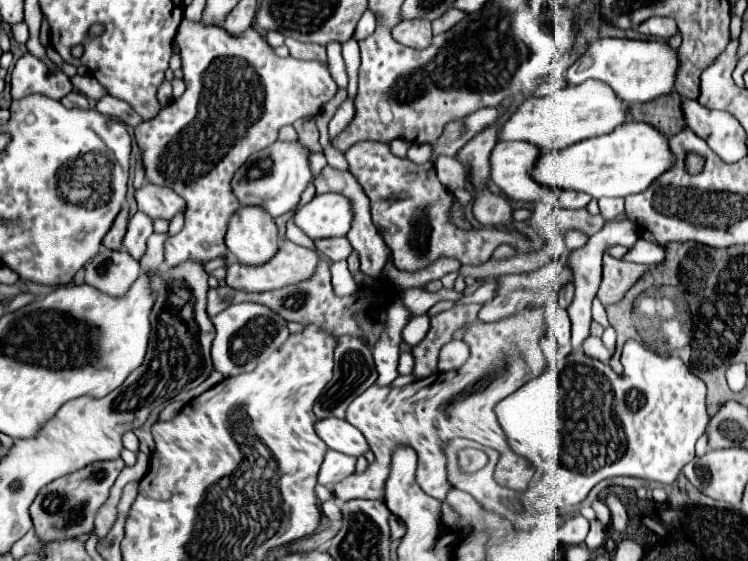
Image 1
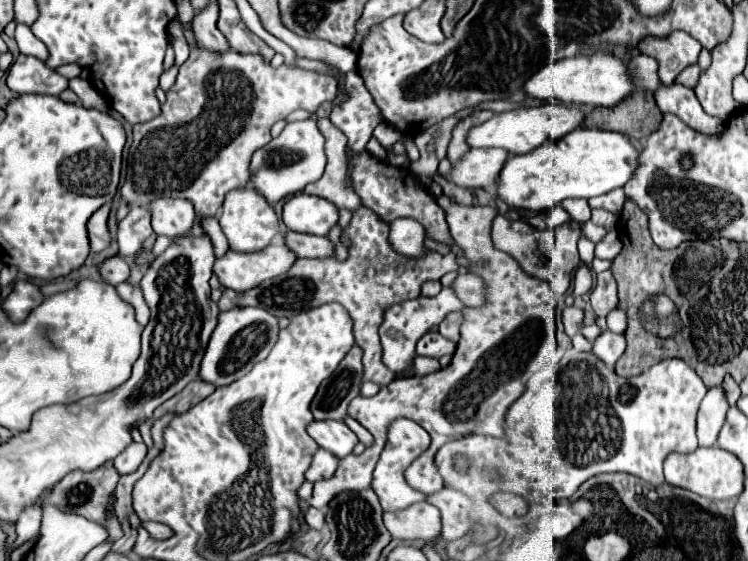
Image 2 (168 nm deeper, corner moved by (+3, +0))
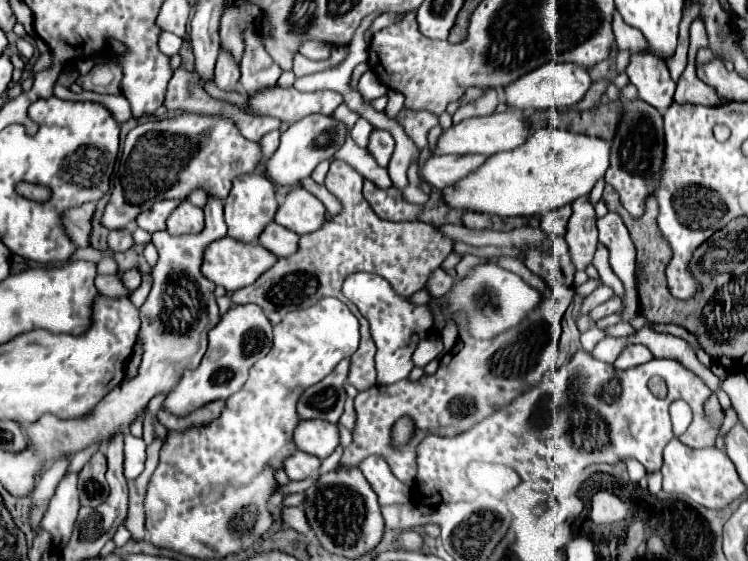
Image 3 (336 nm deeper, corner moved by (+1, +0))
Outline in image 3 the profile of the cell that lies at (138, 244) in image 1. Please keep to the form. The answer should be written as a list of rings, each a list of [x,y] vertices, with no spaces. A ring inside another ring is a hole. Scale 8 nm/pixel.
[[[162,200],[156,202],[150,210],[144,210],[138,218],[136,218],[136,226],[154,234],[158,230],[166,228],[166,218],[170,216],[170,212],[178,206],[180,202],[170,202],[170,200]]]

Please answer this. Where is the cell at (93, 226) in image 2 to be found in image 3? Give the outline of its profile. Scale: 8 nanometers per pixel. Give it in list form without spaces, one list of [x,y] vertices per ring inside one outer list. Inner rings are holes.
[[[88,202],[86,206],[78,206],[78,210],[70,210],[70,214],[66,214],[66,228],[70,230],[70,238],[72,242],[76,242],[78,248],[90,246],[94,212],[96,212],[96,204]]]

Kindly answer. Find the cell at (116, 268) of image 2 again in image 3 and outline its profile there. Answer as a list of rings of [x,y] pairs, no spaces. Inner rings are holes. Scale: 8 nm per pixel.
[[[136,268],[126,270],[120,278],[122,278],[122,282],[124,282],[124,286],[126,286],[128,290],[136,290],[136,288],[140,286],[140,282],[142,282],[142,276],[140,276],[140,272],[138,272]]]

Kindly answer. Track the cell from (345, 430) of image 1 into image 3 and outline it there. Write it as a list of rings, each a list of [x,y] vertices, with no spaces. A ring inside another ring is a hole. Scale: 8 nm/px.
[[[302,420],[294,432],[294,442],[298,450],[324,460],[340,446],[340,432],[338,426],[328,420]]]

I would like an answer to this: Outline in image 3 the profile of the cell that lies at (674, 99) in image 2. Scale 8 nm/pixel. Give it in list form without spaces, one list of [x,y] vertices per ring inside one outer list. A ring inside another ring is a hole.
[[[636,54],[630,58],[626,74],[638,88],[640,98],[656,110],[664,112],[674,102],[676,82],[670,78],[670,72],[662,60],[650,54]]]

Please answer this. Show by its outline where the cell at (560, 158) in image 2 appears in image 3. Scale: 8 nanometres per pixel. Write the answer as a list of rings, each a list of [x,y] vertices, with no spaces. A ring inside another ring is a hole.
[[[540,128],[518,150],[494,154],[474,174],[444,190],[446,204],[462,210],[508,216],[548,214],[586,196],[610,168],[612,144],[586,134]]]

